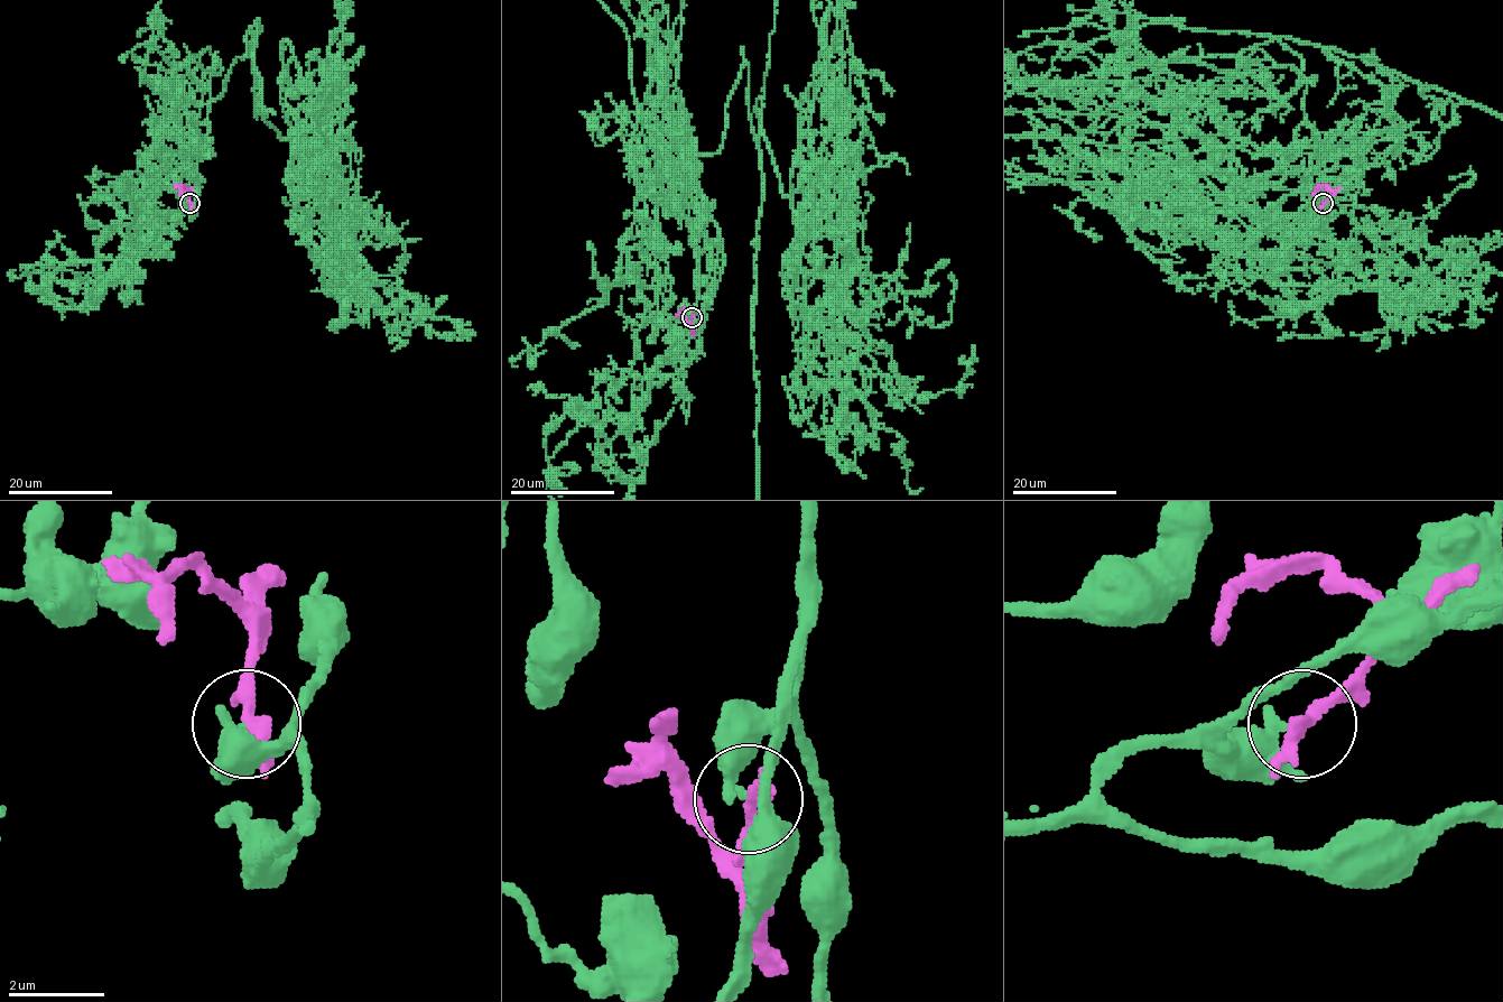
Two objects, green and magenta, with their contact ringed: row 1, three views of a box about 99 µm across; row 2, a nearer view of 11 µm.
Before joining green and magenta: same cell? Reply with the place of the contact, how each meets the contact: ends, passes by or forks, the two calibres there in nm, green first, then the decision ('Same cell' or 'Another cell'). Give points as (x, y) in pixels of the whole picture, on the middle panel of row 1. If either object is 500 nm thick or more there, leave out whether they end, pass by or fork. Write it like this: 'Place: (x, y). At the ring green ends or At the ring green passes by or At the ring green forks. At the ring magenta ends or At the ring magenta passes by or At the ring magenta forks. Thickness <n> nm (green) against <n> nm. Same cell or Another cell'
Place: (692, 317). At the ring green ends. At the ring magenta passes by. Thickness 240 nm (green) against 280 nm. Another cell

